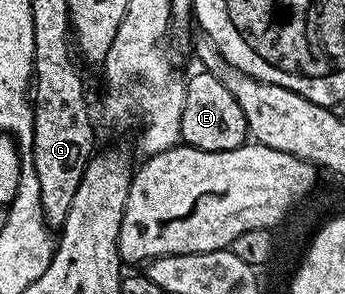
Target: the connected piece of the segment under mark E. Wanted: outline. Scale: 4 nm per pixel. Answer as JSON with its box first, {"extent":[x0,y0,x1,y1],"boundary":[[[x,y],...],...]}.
{"extent":[181,72,248,152],"boundary":[[[205,72],[197,73],[186,78],[181,141],[208,152],[224,152],[243,145],[247,141],[248,131],[244,112],[236,96],[232,96],[232,92],[228,92],[228,88],[224,88],[216,76]]]}

